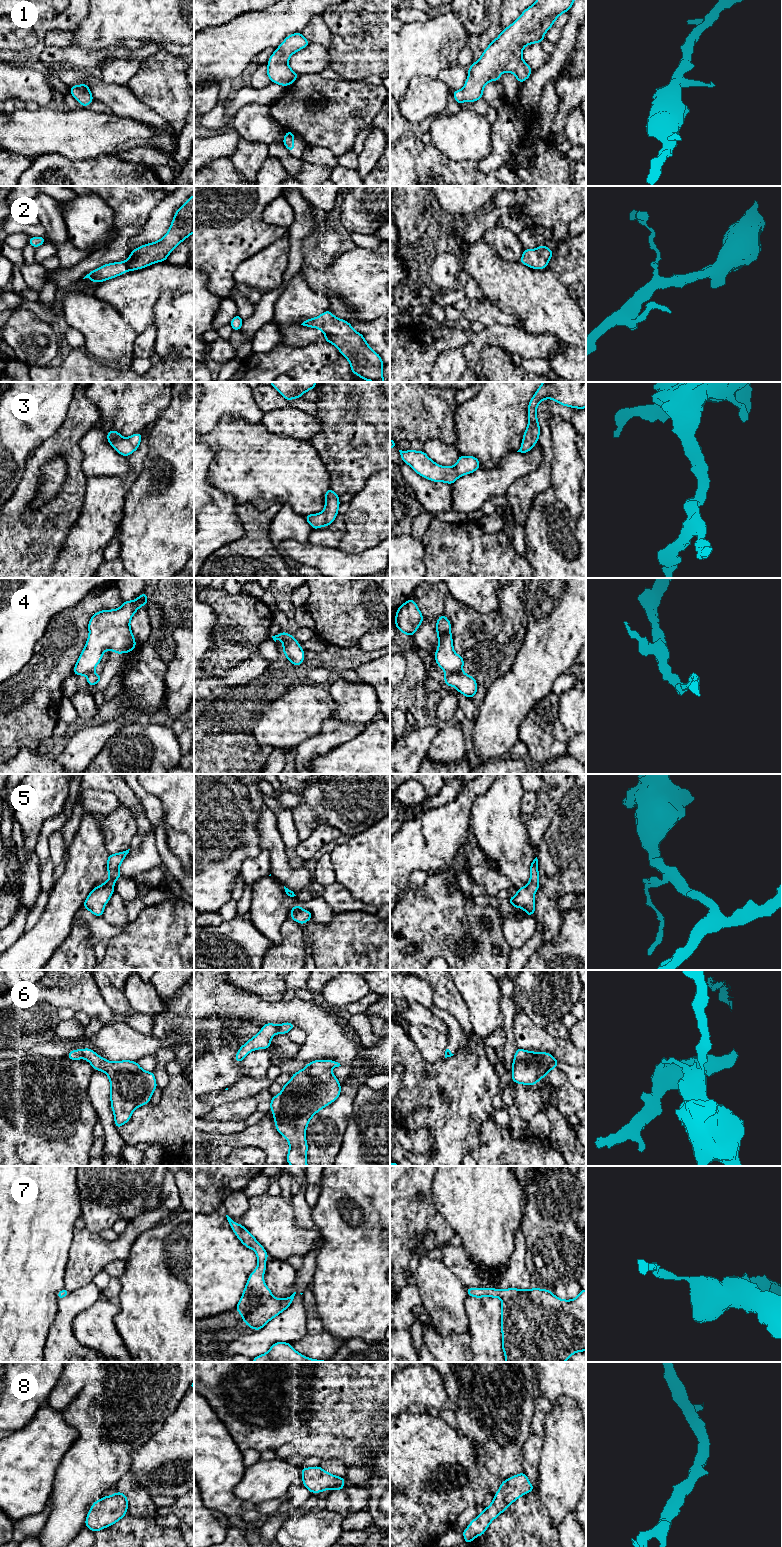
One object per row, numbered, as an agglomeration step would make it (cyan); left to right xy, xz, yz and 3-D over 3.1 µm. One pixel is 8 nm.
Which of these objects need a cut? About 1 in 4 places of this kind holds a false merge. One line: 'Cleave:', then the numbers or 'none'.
Cleave: 4, 6

